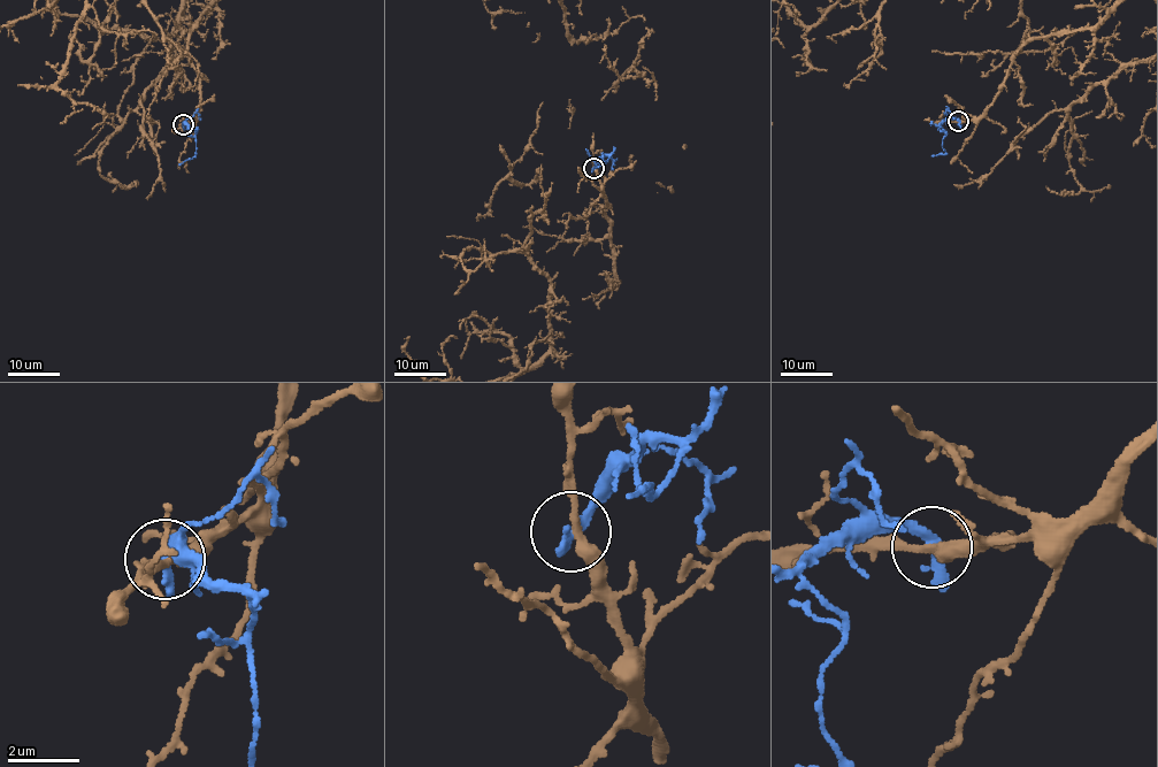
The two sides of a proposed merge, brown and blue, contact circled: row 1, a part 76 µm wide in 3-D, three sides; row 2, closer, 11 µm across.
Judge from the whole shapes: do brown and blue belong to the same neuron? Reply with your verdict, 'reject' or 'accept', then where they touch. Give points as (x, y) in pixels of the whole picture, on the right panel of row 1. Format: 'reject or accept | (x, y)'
reject | (958, 121)

